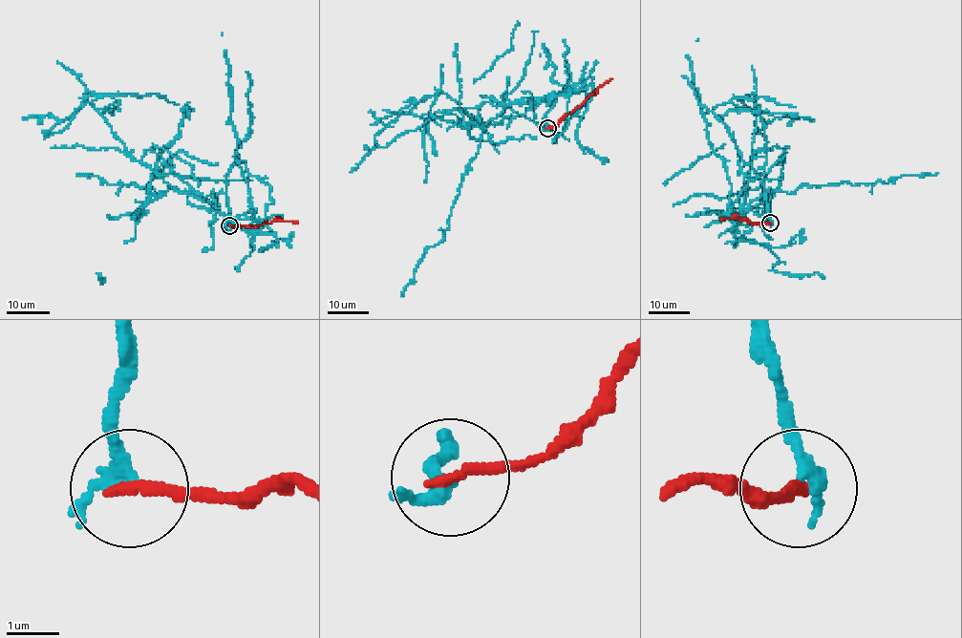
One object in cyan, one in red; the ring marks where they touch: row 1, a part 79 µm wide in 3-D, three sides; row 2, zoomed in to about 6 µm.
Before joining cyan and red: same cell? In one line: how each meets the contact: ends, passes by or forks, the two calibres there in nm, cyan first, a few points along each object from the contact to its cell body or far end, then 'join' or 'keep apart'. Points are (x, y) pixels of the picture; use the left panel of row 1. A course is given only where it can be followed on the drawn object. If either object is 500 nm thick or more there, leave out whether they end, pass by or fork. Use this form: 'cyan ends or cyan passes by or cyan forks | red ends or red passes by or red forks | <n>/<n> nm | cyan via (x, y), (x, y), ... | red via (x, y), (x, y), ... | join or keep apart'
cyan passes by | red ends | 240/240 nm | cyan via (229, 224), (224, 192), (216, 196), (218, 212), (176, 191), (134, 159), (85, 92), (156, 93), (178, 103) | red via (229, 226), (263, 226), (276, 220), (297, 223) | keep apart

